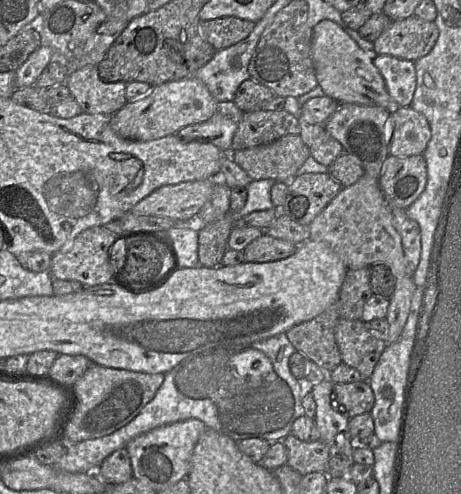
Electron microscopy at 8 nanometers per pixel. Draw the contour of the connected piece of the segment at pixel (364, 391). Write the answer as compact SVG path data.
M368 381L334 384L333 399L345 407L349 418L370 413L375 402Z

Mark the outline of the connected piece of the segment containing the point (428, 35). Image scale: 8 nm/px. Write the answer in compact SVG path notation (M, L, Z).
M411 16L392 21L391 25L374 41L377 55L416 60L426 56L434 47L438 29L434 22Z

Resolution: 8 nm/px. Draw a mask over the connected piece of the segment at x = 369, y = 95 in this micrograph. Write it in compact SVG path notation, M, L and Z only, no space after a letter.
M322 20L313 29L312 60L318 85L339 104L374 105L392 112L394 101L385 81L367 54L334 21Z

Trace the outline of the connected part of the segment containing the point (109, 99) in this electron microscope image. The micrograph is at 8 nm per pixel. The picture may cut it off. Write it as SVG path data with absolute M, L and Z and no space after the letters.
M87 65L69 73L65 83L82 113L113 115L128 101L127 83L104 82L95 65Z

